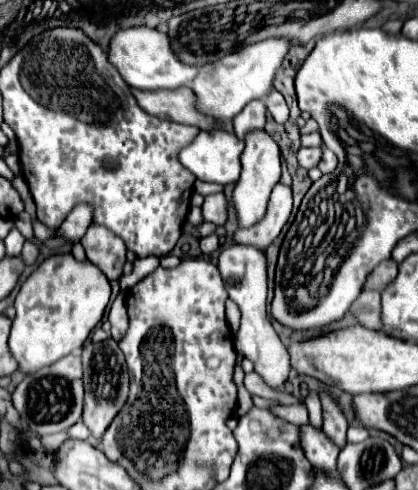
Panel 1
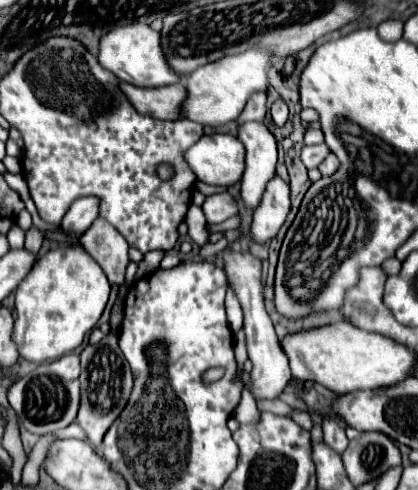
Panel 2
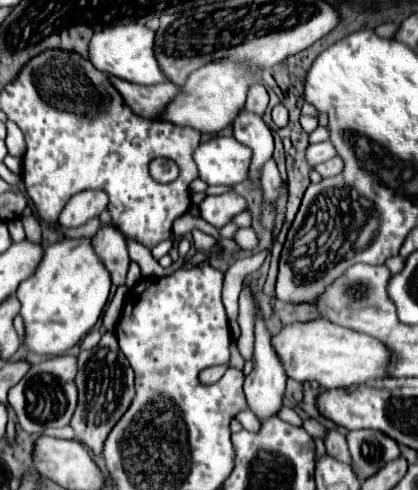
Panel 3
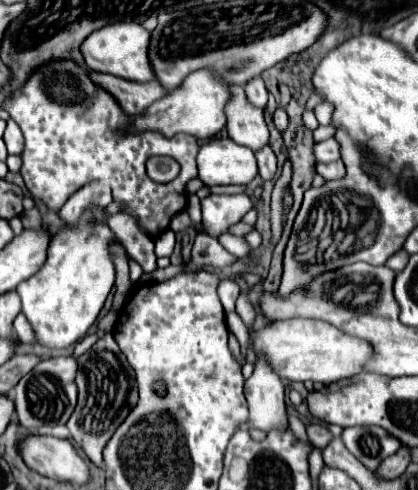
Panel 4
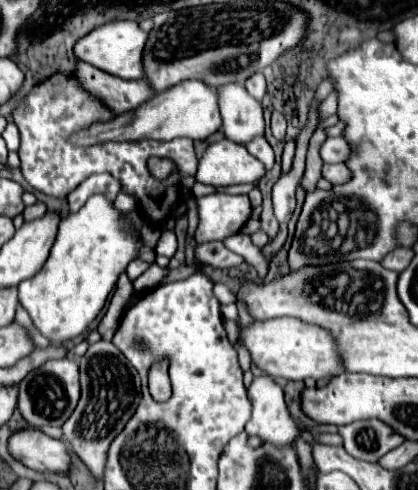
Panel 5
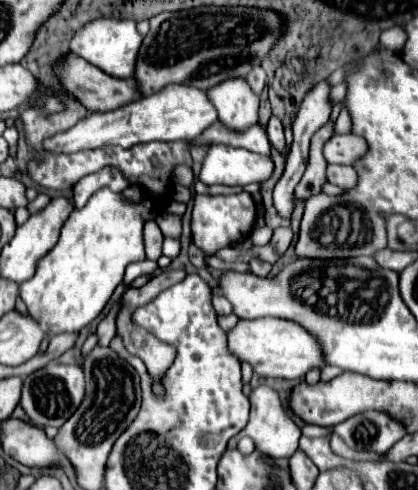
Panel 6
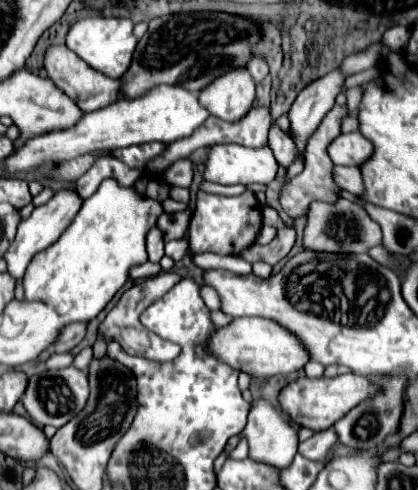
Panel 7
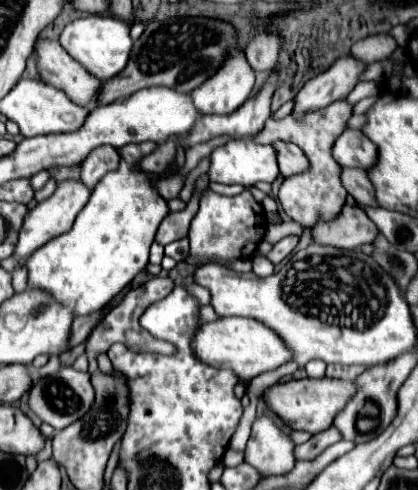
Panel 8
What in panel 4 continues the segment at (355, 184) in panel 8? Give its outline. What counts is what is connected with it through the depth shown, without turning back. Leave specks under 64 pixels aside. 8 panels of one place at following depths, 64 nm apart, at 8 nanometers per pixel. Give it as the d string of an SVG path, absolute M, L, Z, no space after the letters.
M342 160L330 162L330 164L318 164L316 170L318 170L318 174L324 176L326 180L338 180L338 178L344 178L344 172L346 172Z

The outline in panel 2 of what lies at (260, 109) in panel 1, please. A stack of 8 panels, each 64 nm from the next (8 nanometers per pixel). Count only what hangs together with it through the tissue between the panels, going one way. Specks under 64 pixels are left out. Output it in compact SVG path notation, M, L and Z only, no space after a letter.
M256 92L256 96L250 96L246 108L242 110L242 114L238 118L238 124L250 122L250 120L262 122L264 114L266 114L266 92Z

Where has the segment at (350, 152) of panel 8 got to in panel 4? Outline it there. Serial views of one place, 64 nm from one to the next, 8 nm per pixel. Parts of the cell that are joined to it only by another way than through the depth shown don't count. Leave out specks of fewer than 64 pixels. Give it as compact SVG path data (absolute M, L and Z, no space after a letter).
M334 138L314 144L314 156L318 162L334 162L340 160L340 144Z

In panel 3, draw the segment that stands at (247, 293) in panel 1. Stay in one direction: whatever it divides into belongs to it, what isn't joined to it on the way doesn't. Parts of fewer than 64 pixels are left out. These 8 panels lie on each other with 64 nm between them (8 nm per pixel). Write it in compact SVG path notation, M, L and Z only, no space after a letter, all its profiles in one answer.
M258 312L256 316L256 346L254 346L254 370L250 376L246 376L244 380L244 394L248 400L248 408L256 414L256 418L260 420L260 424L272 416L276 416L282 408L282 396L284 396L284 388L286 388L286 374L284 368L276 356L276 352L272 350L270 344L270 332L264 326L262 314Z

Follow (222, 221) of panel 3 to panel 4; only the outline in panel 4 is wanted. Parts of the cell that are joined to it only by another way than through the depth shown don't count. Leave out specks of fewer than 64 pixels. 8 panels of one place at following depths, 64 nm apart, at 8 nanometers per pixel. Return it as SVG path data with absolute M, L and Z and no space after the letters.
M246 194L206 196L202 200L202 234L208 234L212 238L226 234L230 226L238 224L250 208L252 208L252 202Z

